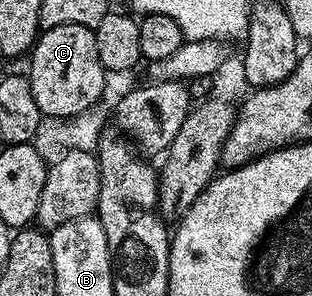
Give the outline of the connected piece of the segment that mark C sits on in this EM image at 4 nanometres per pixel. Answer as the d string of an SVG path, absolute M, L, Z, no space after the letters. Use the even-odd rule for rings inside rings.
M54 25L41 30L30 52L32 64L26 68L30 89L41 116L74 120L76 115L91 111L100 101L105 74L98 61L96 32L86 25Z

